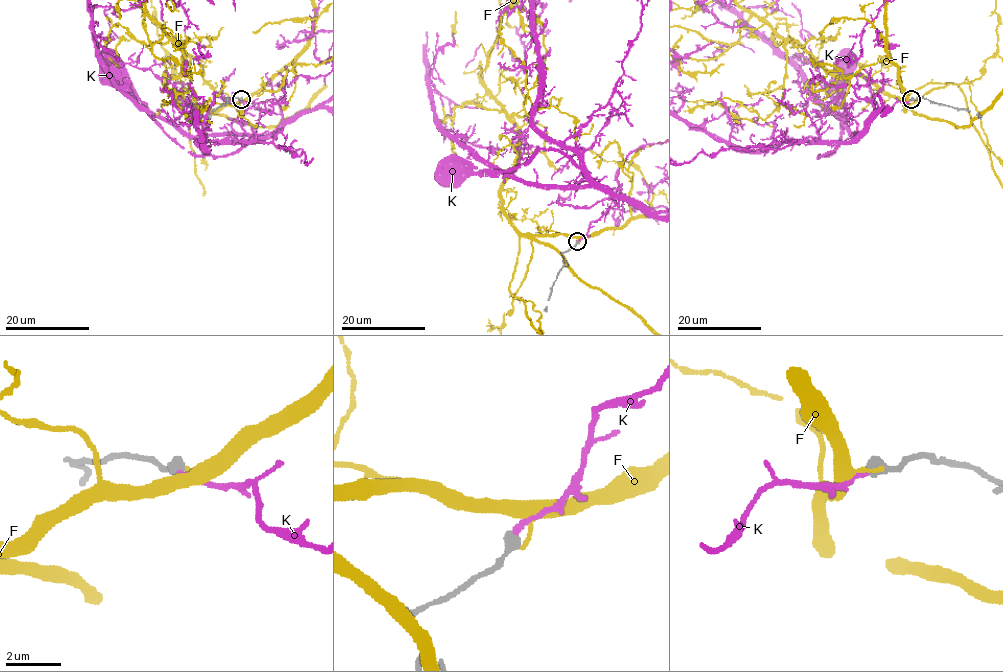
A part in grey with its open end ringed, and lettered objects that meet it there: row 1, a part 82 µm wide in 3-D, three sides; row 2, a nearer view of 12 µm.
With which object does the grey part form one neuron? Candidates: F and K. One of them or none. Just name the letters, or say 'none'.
K

